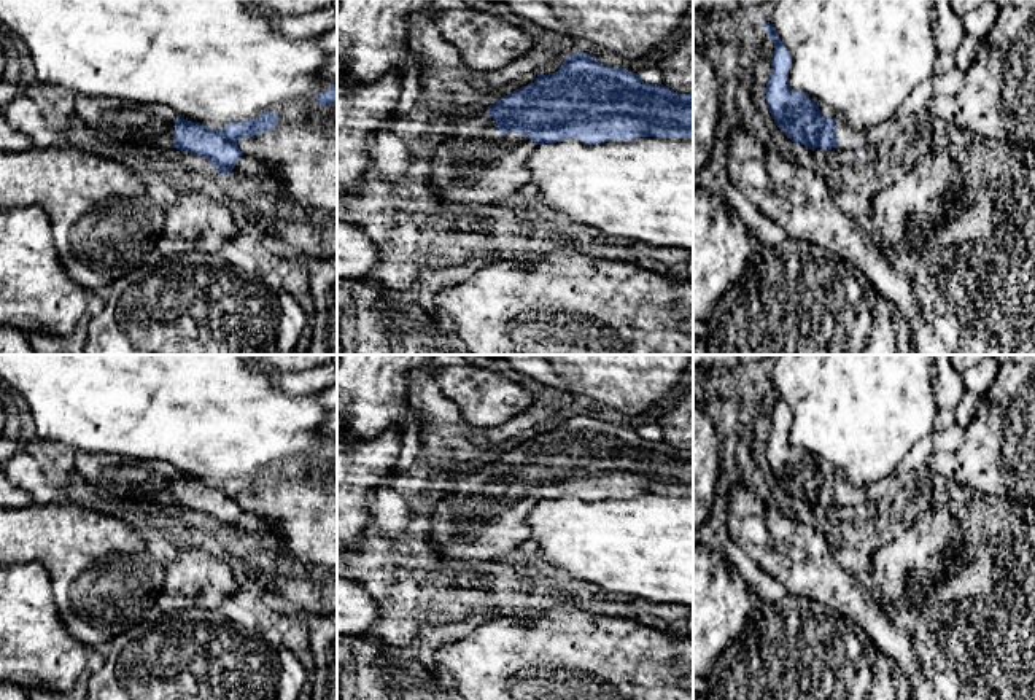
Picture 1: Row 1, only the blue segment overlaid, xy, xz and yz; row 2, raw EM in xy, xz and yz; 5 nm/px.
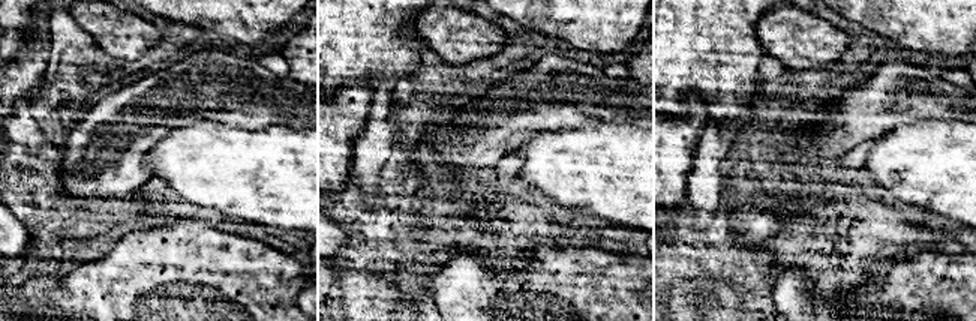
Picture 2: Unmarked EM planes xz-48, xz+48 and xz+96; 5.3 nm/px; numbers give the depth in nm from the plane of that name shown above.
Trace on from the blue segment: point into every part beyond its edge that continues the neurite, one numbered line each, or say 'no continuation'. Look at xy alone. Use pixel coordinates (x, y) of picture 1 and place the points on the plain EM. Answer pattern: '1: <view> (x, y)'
1: xy (116, 478)

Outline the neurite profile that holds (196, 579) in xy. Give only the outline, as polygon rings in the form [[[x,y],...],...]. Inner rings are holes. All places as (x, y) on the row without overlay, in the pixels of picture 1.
[[[181,542],[180,557],[164,563],[157,605],[162,614],[180,609],[216,609],[238,590],[237,573],[202,549]]]

